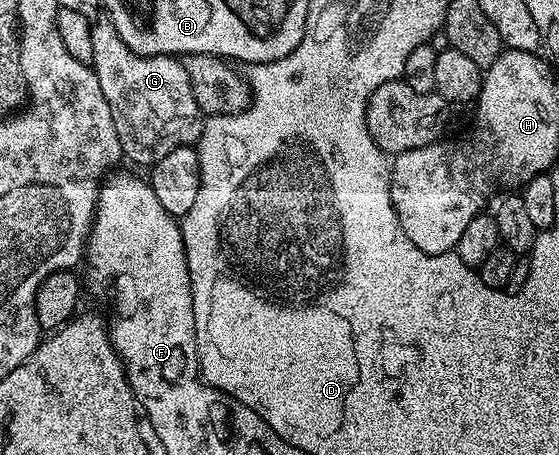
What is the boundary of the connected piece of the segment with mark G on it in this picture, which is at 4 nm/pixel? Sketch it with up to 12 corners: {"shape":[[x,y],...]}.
{"shape":[[109,16],[92,67],[123,157],[153,166],[197,145],[181,59],[136,54]]}

